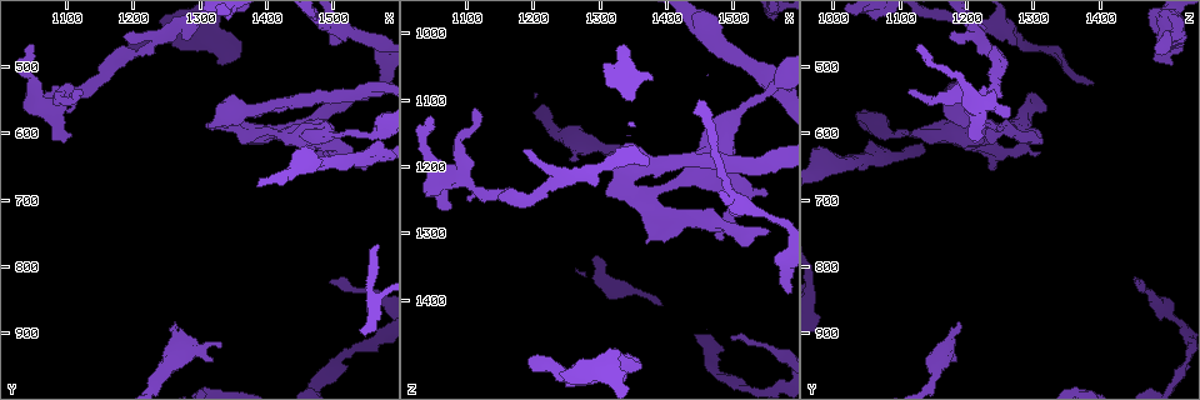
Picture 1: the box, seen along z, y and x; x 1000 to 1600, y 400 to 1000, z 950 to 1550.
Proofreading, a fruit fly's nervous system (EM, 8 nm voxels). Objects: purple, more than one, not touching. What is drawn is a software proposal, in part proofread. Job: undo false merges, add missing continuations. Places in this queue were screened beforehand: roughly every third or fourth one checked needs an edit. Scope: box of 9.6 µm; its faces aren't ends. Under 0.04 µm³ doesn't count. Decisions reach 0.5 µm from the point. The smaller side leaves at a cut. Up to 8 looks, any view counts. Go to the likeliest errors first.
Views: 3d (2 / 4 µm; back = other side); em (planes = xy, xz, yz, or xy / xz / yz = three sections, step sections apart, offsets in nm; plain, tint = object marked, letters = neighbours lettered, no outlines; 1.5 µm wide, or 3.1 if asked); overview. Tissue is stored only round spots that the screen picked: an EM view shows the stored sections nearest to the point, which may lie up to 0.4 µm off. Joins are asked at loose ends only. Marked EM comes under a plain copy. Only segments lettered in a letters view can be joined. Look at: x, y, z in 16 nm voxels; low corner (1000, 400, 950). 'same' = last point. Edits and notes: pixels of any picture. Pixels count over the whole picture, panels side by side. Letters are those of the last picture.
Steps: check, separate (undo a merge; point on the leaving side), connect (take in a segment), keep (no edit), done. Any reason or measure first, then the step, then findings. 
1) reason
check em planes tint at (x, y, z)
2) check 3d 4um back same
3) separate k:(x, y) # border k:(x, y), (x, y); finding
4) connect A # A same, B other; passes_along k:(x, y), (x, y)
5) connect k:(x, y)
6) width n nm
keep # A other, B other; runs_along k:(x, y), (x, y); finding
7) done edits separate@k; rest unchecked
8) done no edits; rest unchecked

an open end
check 3d 4um at (1260, 880, 1185)

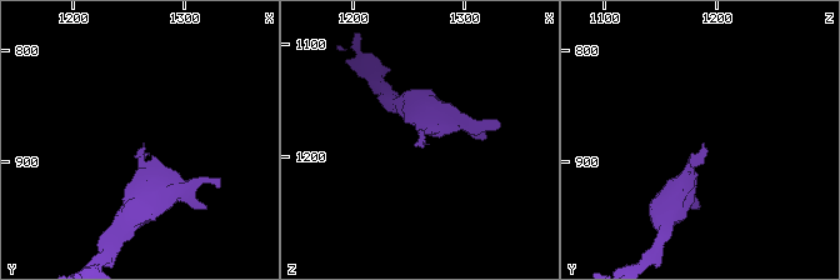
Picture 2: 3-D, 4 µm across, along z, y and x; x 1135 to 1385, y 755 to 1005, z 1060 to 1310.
now the EM
check em planes tint at (1262, 886, 1190)

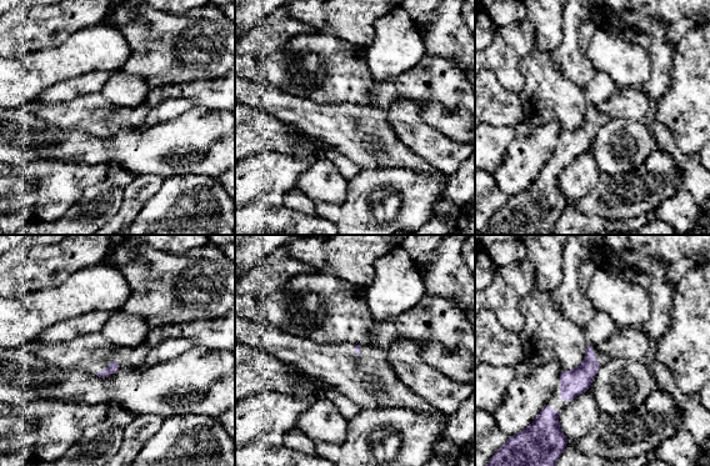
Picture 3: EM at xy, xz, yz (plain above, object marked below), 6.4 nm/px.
see the neighbours
check em planes letters same

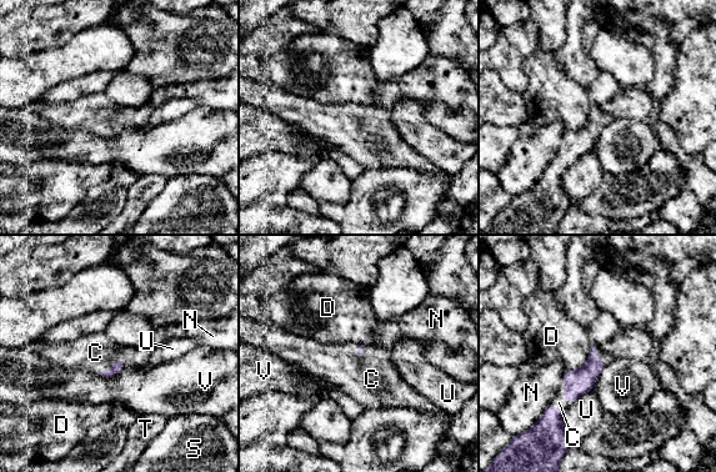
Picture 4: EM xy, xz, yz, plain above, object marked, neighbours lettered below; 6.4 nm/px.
connect C # C same, D other, N other, S other, T other, U other, V other; passes_along 4:(118, 366), (113, 365), (95, 352); it goes on there

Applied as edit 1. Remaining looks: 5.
redraw
check overview

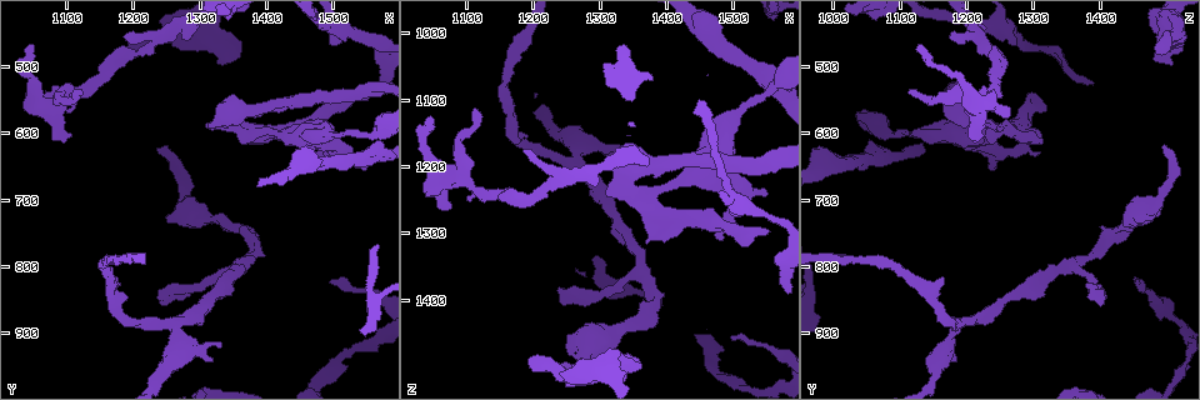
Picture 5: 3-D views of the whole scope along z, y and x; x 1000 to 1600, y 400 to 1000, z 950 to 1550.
branch stops here
check em planes letters at (1480, 630, 1305)

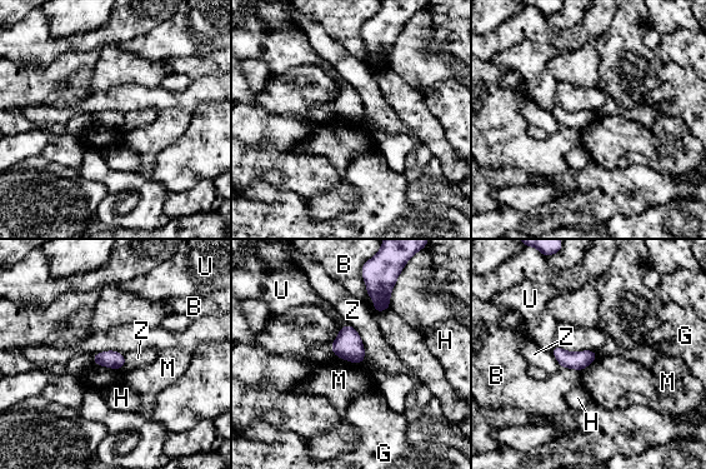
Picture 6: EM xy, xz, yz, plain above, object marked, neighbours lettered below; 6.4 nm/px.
keep # B other, G other, H other, M other, U other, Z other; border 6:(94, 363), (101, 367), (124, 368); no lettered segment goes on from it

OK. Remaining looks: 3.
branch stops here
check em xz step 4 letters at (1375, 615, 1315)

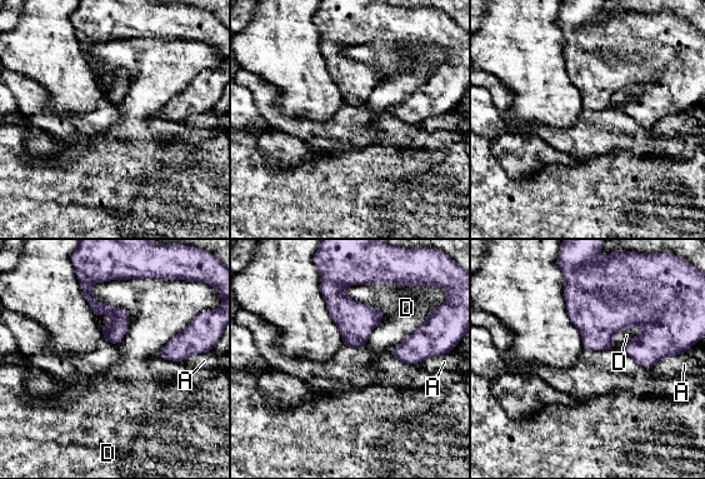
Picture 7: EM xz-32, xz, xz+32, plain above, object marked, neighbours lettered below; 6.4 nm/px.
check em planes letters same

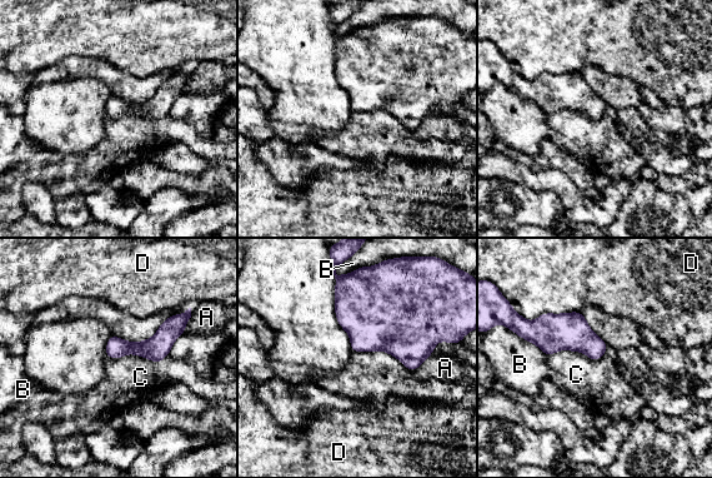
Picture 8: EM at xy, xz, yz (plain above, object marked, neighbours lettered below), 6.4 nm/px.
keep # A other, B other, C other, D other; runs_along 8:(180, 320), (153, 348), (109, 353); none of them fits

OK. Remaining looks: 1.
done edits connect@4; rest unchecked

